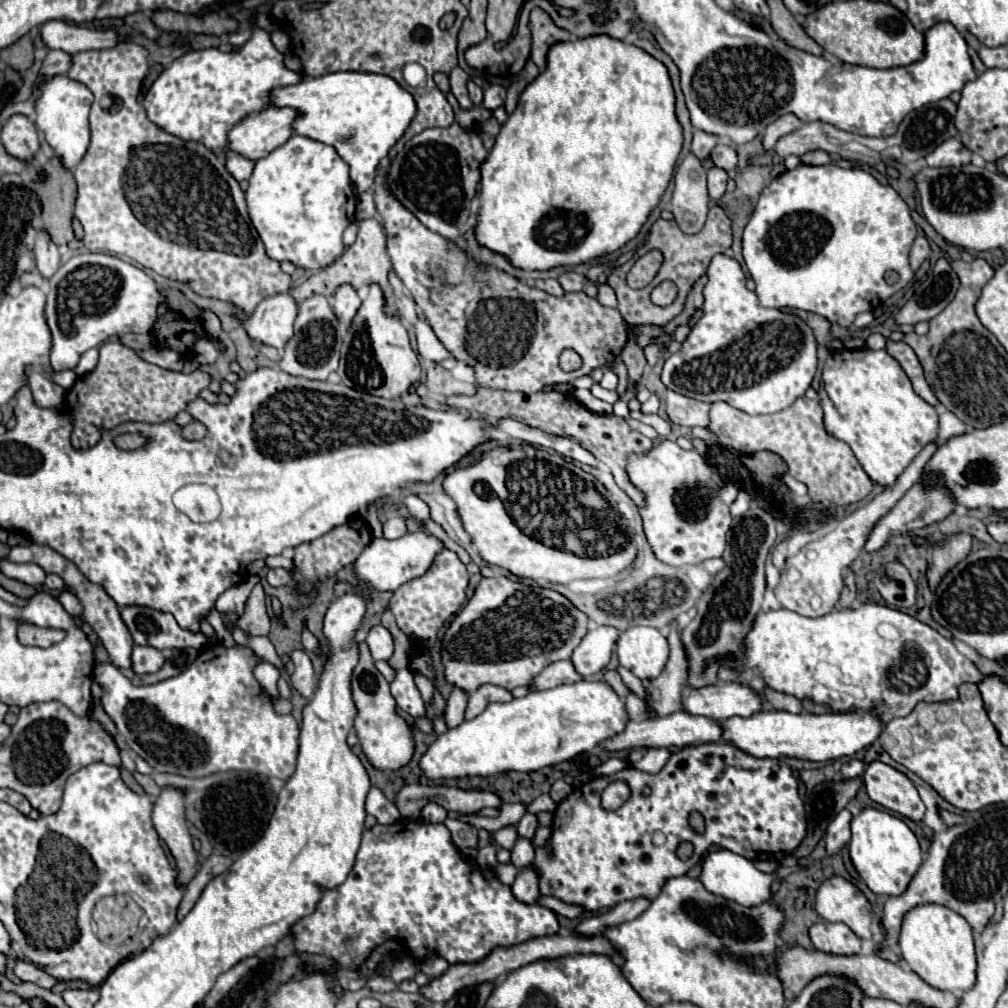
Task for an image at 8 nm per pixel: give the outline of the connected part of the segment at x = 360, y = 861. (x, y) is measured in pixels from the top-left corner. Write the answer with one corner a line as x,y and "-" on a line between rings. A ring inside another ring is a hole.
399,821
393,825
375,825
369,831
363,833
363,841
361,847
357,851
357,861
353,871
349,873
349,877
345,879
345,883
341,883
335,889
327,889
323,893
323,899
319,901
317,909
313,915
303,917
303,921
295,923
291,927
291,933
295,933
295,947
301,953
311,953
311,955
327,955
335,961
339,961
341,965
345,965
347,969
355,969
365,973
367,977
373,975
377,963
381,961
381,957
385,953
389,953
391,957
411,957
411,959
425,959
431,955
441,955
445,957
449,963
467,963
467,961
479,961
479,957
485,957
495,945
517,945
519,941
527,941
531,937
539,937
539,935
547,935
547,933
557,933
559,925
557,925
557,917
551,909
535,903
535,905
523,905
519,901
515,901
511,887
505,887
503,883
499,883
499,879
491,879
487,881
481,873
477,863
469,863
463,859
463,855
459,853
459,849
453,845
451,841
451,833
445,825
433,825
429,821

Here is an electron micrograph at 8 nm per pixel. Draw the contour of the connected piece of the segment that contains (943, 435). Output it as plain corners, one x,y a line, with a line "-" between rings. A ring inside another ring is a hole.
939,409
939,443
945,443
949,437
965,433
967,427
963,421
959,421
949,409

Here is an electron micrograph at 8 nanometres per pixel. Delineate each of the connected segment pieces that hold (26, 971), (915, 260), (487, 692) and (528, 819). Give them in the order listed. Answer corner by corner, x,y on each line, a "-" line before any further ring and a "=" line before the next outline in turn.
17,959
17,963
15,963
15,975
21,981
31,981
31,983
37,983
39,987
45,987
45,989
51,989
57,983
55,977
51,977
41,967
37,967
35,963
25,961
25,959
=
917,237
915,243
913,243
913,249
911,249
911,255
909,255
913,271
919,269
919,265
929,257
929,253
931,253
931,245
929,245
929,241
927,241
925,237
=
481,685
477,691
473,691
469,695
469,703
467,703
467,709
465,709
465,719
471,721
479,713
483,713
483,709
487,709
487,705
505,703
505,701
511,701
511,693
507,689
501,689
501,687
495,687
495,685
=
525,813
525,815
521,817
519,825
517,825
517,833
519,833
519,837
531,841
531,839
535,837
535,829
537,829
537,819
535,819
535,815

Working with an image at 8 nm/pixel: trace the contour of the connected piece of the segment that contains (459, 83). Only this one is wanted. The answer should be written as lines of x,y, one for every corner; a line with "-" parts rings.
455,67
455,69
449,73
451,93
457,97
457,103
459,103
461,109
471,109
471,107
473,107
473,103
471,103
471,99
469,99
469,95
467,95
467,87
465,87
467,79
469,79
469,75
467,75
463,69
459,69
459,67

